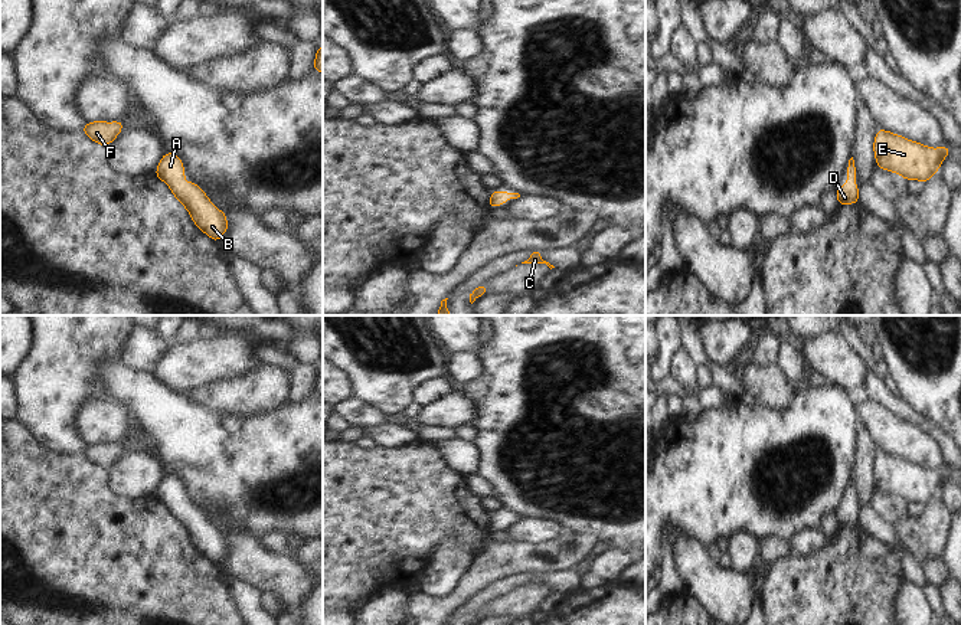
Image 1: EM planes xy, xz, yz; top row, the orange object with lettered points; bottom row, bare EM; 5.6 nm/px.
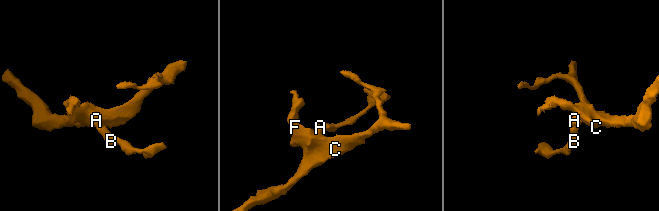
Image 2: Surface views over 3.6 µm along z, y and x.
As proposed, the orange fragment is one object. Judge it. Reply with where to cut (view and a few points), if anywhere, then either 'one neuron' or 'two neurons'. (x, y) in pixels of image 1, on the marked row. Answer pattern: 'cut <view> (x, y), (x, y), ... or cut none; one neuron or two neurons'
cut none; one neuron

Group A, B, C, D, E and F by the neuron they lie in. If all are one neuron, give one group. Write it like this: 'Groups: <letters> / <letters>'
Groups: A B C D E F.

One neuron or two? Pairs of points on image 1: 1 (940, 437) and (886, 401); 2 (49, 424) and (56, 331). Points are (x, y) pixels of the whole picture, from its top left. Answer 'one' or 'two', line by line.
1: one
2: one

